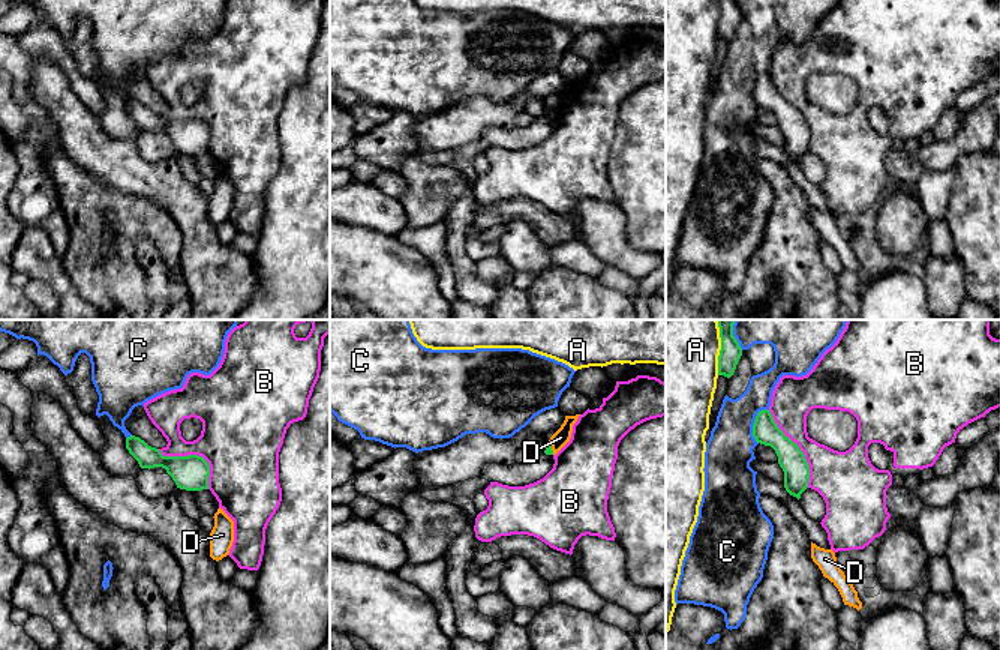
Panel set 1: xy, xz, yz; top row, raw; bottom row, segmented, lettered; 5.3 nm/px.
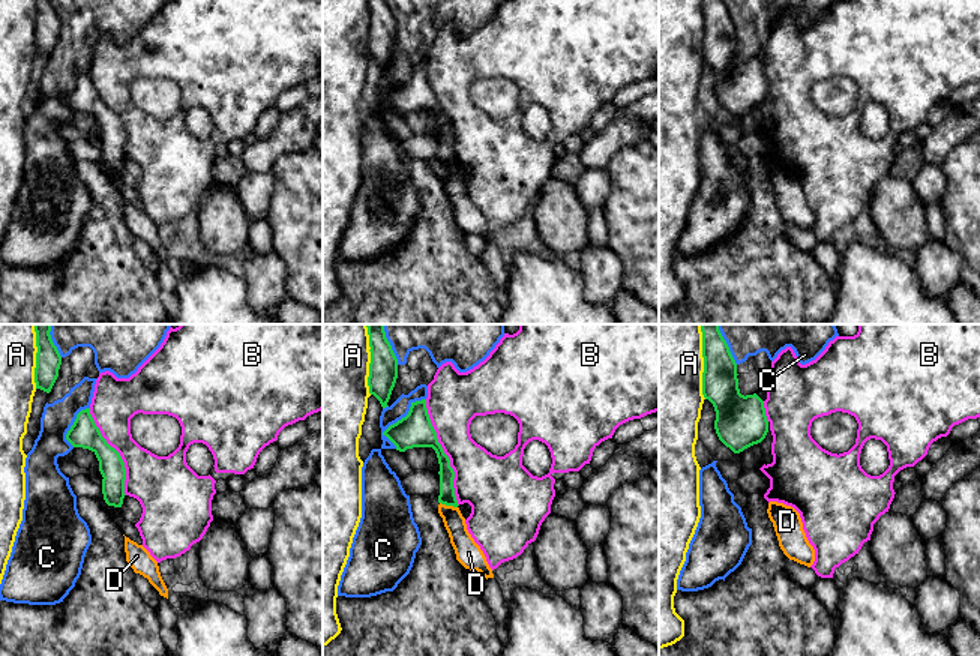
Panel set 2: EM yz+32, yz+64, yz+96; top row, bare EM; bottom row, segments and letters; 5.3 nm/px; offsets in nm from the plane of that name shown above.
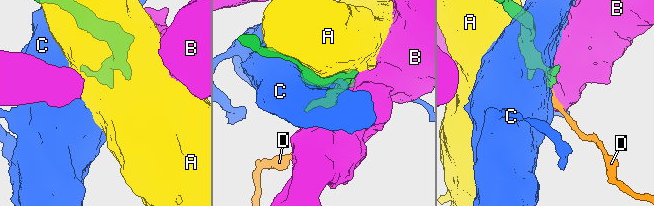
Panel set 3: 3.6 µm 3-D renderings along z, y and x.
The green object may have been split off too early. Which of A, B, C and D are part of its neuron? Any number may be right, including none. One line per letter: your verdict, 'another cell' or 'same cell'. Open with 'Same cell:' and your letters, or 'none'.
Same cell: none
A: another cell
B: another cell
C: another cell
D: another cell

